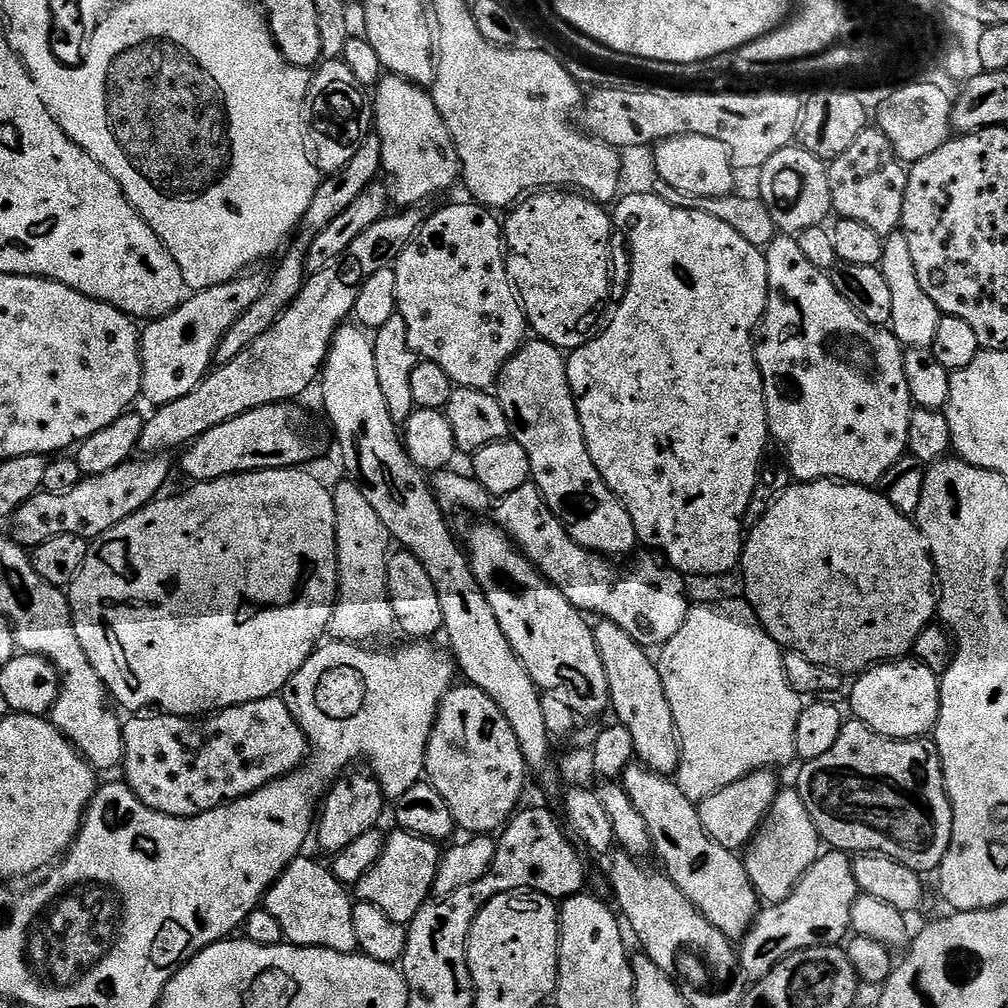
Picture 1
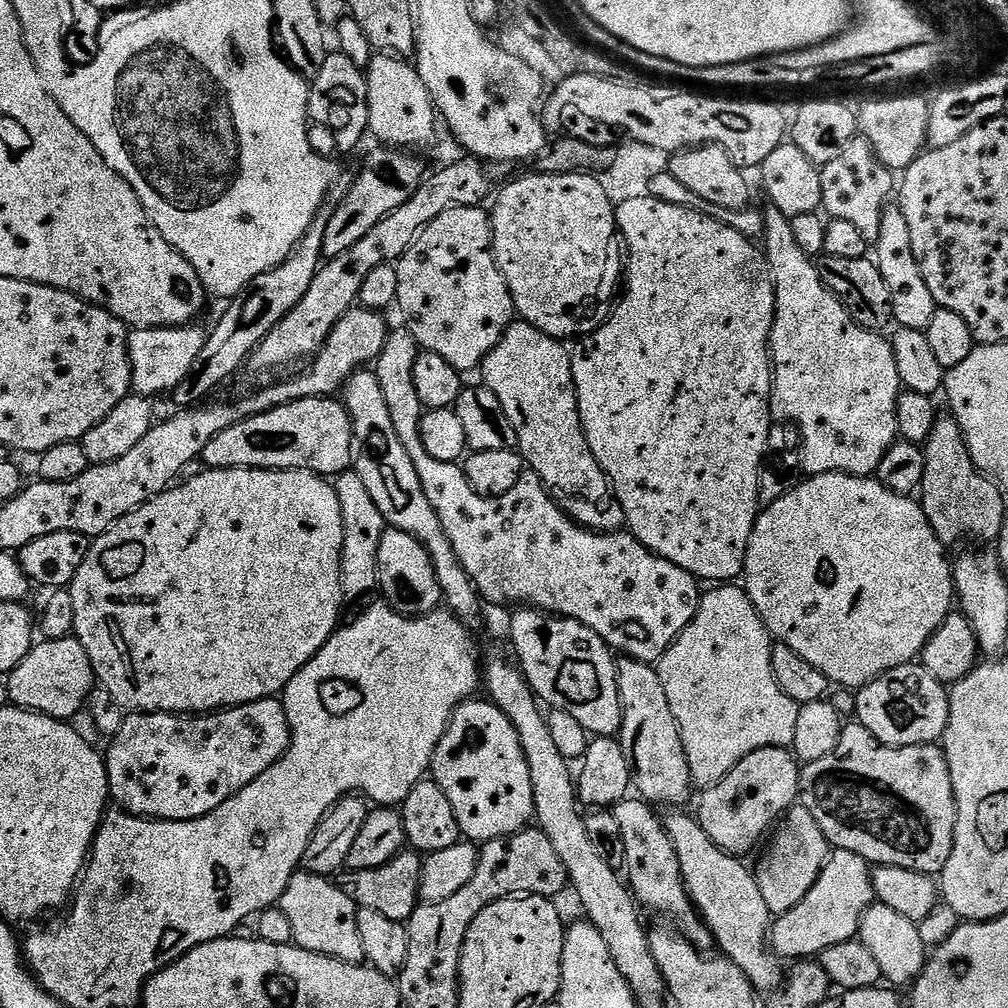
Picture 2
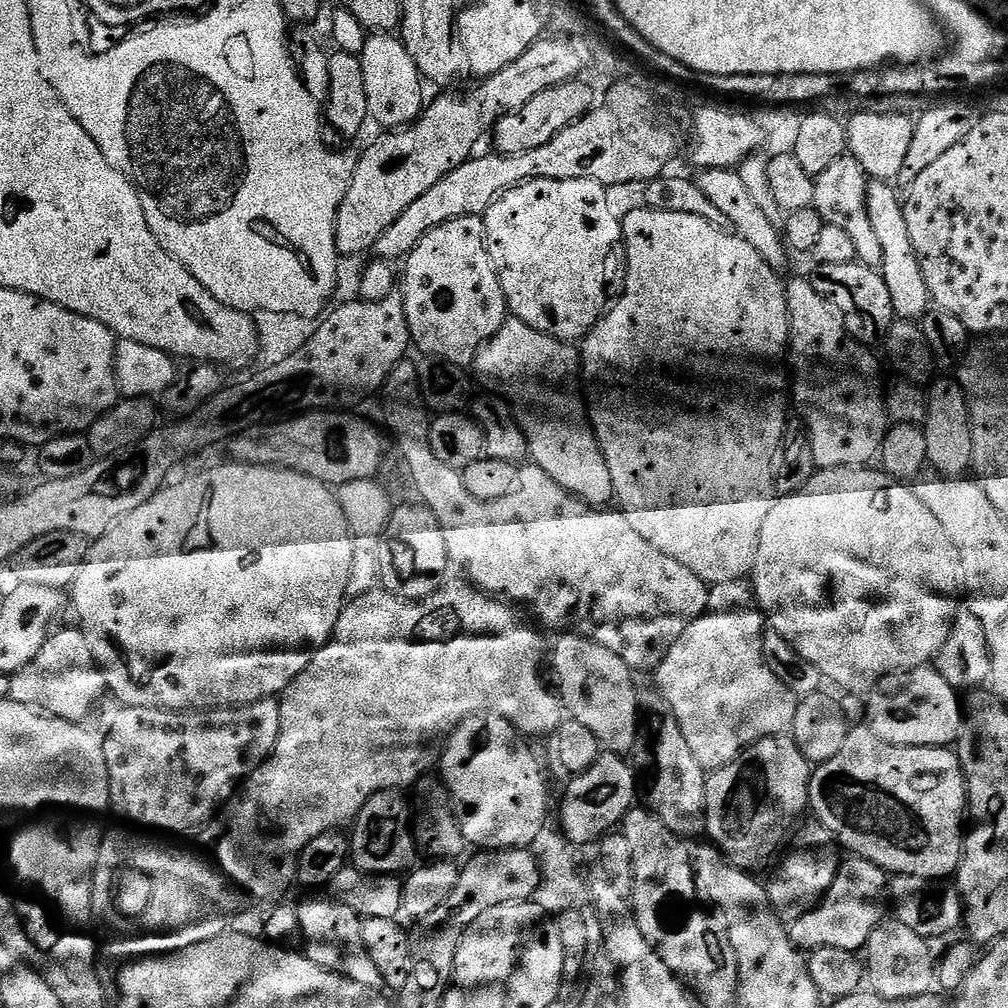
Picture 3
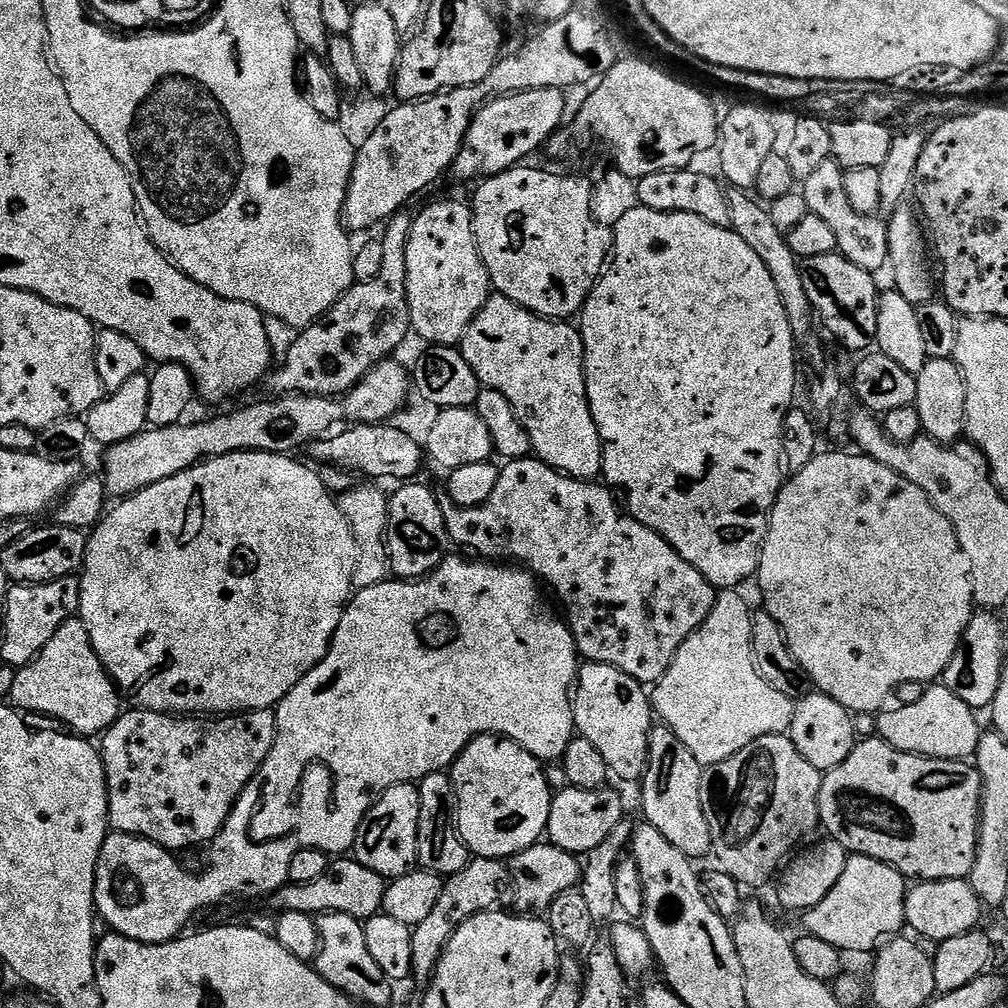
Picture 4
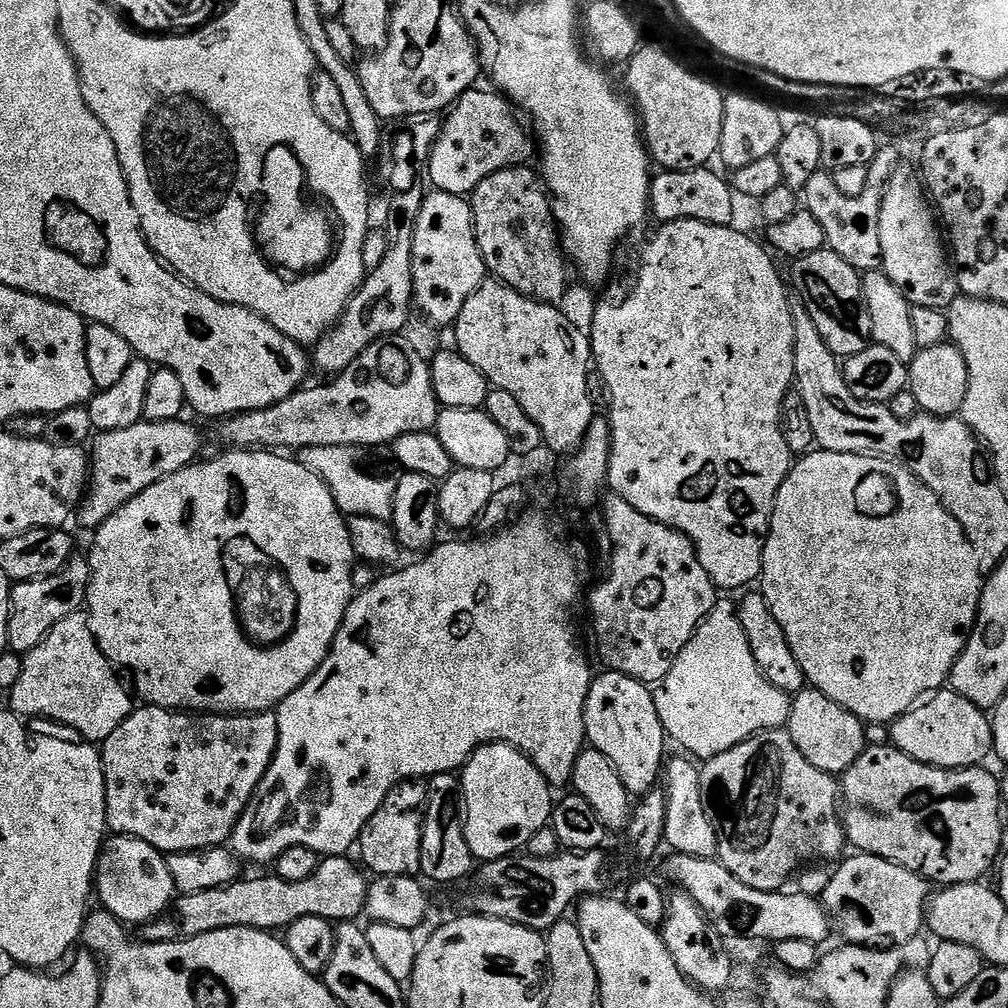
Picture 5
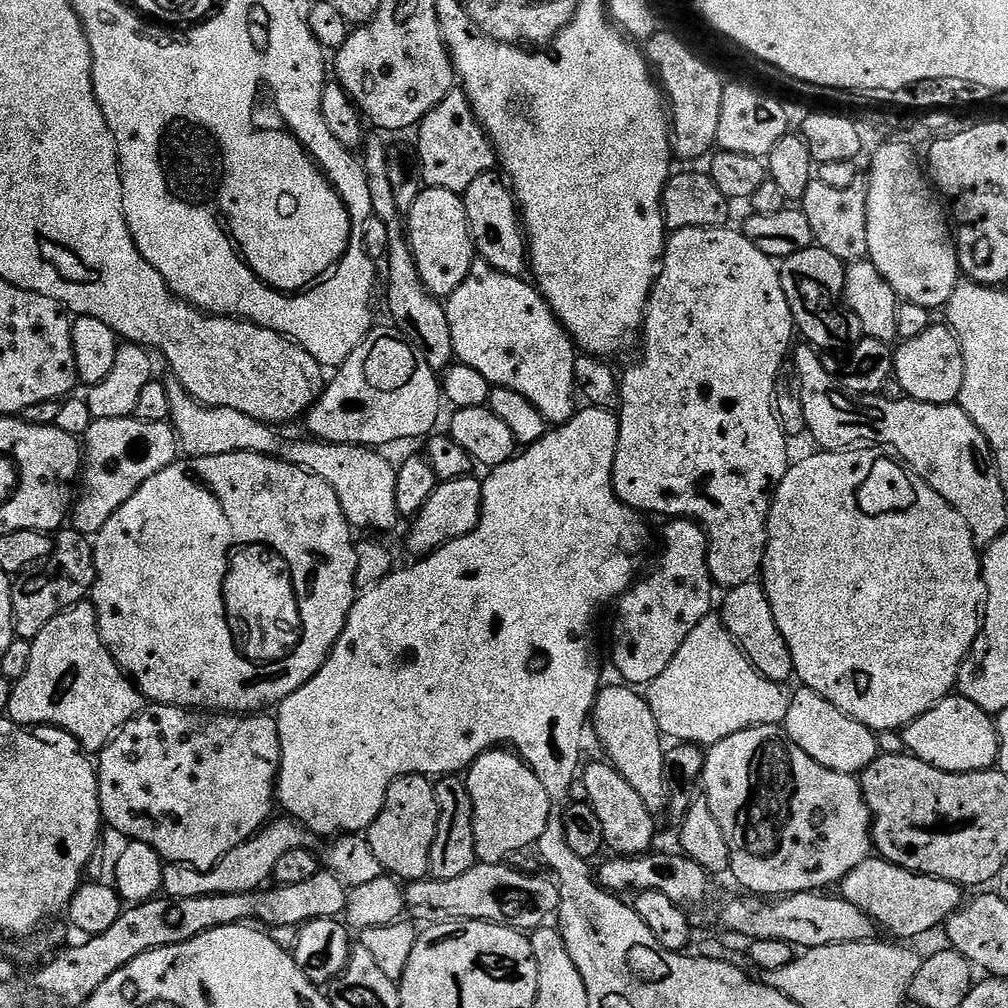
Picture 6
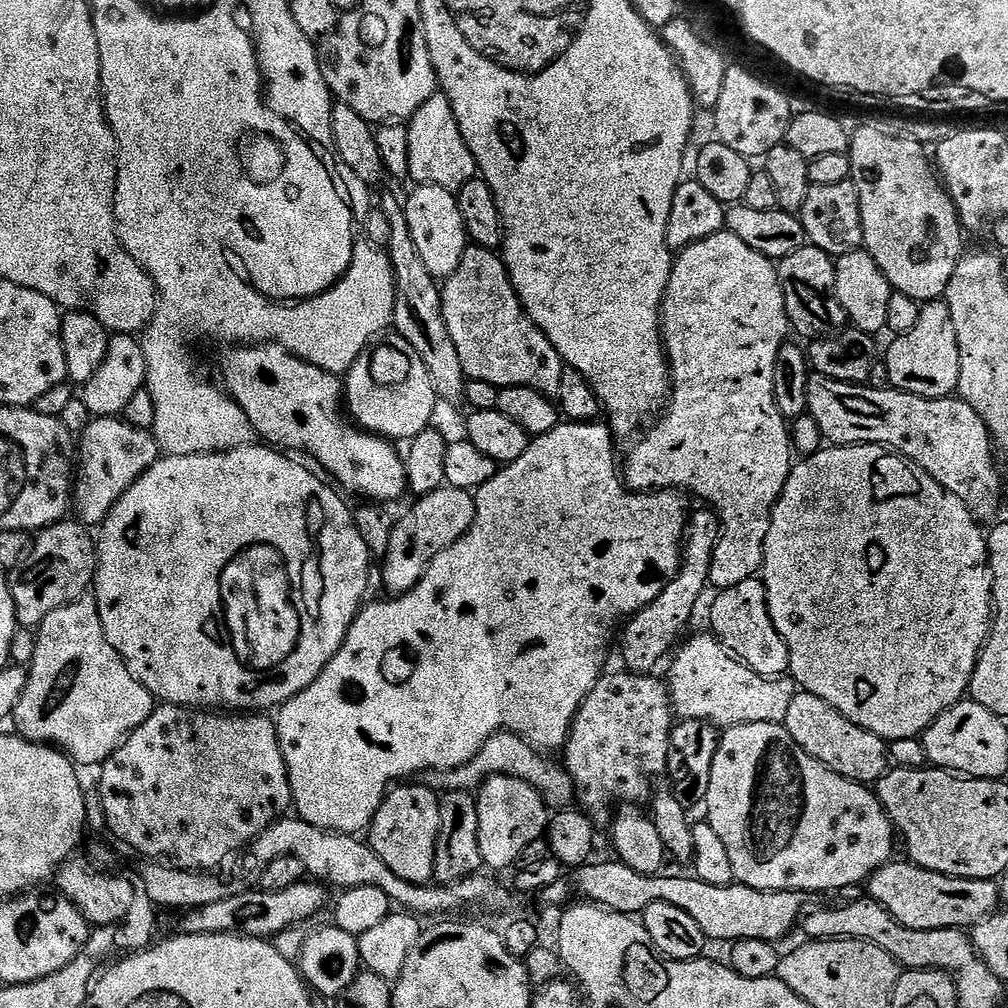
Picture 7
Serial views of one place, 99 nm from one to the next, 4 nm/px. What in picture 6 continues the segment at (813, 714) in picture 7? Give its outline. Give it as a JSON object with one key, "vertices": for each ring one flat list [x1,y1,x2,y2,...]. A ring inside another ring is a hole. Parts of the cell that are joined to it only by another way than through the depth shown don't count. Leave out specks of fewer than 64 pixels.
{"vertices":[[803,686,797,689,797,692,791,693,788,713,782,725,784,731,788,733,788,739,798,745,803,752,810,754,814,762,835,772,856,776,869,768,878,755,877,733,871,728,862,726,862,722,842,714,842,710,826,702,826,698,822,698,817,692]]}

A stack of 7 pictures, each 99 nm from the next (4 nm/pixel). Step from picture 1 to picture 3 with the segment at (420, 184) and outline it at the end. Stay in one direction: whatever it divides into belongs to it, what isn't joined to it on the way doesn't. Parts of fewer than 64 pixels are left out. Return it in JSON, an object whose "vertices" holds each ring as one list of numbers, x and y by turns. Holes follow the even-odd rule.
{"vertices":[[377,31,369,35,364,43,364,49,360,51,360,65,362,66,362,78,366,82,366,98,368,99,368,115,374,121,381,124,381,129,394,130,399,126,411,123,420,115,426,104,426,95,420,89,422,77,414,58,406,50,403,40,399,35]]}

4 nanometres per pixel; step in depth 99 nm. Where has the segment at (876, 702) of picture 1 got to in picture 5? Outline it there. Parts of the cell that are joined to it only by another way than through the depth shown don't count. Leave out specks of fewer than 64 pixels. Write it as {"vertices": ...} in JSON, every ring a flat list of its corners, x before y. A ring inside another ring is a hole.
{"vertices":[[941,690,917,703,892,721,890,731,891,743,899,752,935,768,974,768,993,755,992,722,985,709,951,690]]}

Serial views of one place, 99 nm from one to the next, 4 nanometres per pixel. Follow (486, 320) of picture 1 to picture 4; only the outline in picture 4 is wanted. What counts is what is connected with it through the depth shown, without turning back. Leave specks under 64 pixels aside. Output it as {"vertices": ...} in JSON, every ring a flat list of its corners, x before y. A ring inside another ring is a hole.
{"vertices":[[440,200,437,204,432,204,429,208,424,208,419,213,415,213,412,221,412,229,410,230,410,242,406,246,406,298,408,299,408,309,410,310,410,318,412,319,411,331,416,332,425,340,428,346,456,346,466,334,466,330,470,326,470,322,474,320,478,314,478,310,482,310,482,306,487,302,490,295,490,281,488,279,488,271,480,257,480,251,476,245,476,235,472,229,472,210,467,203,459,204,456,200]]}

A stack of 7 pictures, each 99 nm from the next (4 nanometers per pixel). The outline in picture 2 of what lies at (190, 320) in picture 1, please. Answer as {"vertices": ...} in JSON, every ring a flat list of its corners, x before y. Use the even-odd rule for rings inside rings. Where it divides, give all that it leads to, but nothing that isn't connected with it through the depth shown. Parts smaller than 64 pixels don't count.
{"vertices":[[197,326,183,328,134,328,128,334,128,361,132,371,131,391,137,396,157,398,163,392,175,393,176,388,190,374,190,366,206,339,205,329]]}

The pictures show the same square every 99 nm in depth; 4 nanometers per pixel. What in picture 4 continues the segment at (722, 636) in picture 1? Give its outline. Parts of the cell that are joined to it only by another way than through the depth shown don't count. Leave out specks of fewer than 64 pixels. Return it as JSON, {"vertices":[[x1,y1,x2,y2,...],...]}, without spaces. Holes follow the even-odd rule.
{"vertices":[[736,590,717,595,708,617,682,642,650,699,655,715,698,758,701,766,726,762,758,738,783,736,791,729,796,705,774,690,756,668,752,653,752,614]]}

